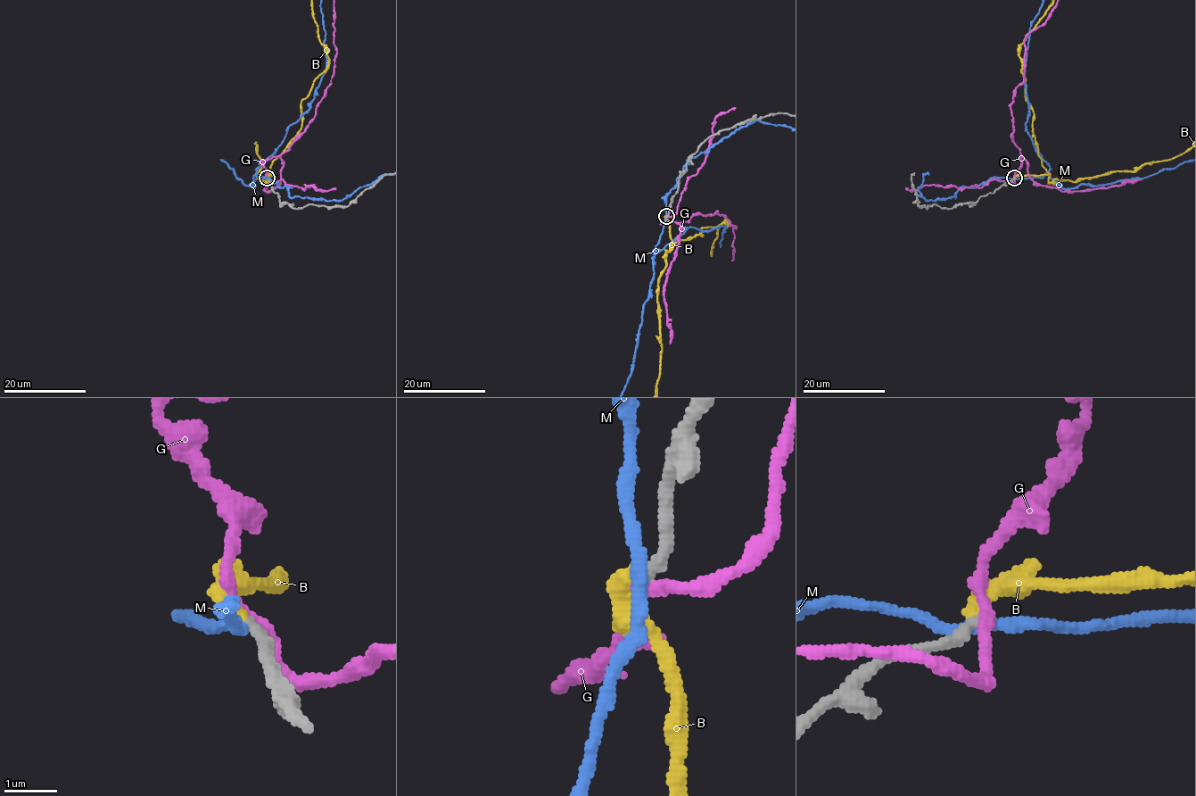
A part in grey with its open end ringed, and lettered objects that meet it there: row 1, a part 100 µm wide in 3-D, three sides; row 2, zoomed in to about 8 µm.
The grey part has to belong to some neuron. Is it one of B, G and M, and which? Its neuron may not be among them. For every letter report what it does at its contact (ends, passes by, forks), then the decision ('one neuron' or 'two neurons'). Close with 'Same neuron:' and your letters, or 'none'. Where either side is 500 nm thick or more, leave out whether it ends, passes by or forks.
B: it ends | two neurons
G: it passes by | two neurons
M: it passes by | two neurons
Same neuron: none

